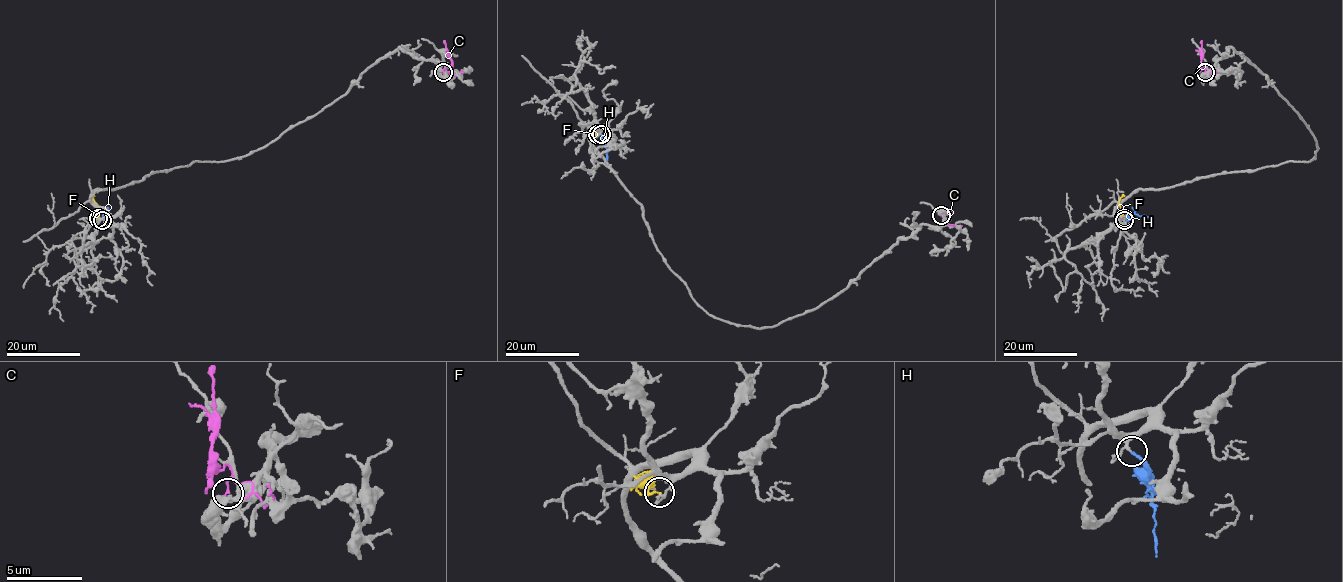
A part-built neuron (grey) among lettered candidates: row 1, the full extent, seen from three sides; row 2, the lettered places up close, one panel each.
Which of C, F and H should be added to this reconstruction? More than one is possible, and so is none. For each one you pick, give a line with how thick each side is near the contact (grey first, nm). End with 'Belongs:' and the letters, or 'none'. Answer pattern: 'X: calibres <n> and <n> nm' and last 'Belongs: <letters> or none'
H: calibres 170 and 190 nm
Belongs: H

